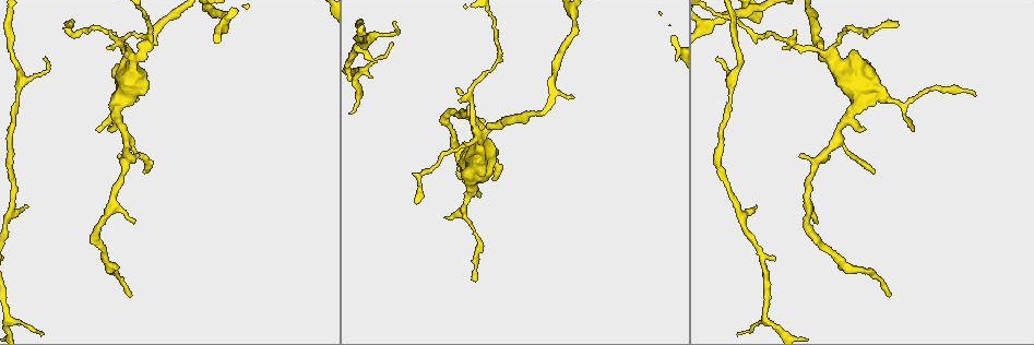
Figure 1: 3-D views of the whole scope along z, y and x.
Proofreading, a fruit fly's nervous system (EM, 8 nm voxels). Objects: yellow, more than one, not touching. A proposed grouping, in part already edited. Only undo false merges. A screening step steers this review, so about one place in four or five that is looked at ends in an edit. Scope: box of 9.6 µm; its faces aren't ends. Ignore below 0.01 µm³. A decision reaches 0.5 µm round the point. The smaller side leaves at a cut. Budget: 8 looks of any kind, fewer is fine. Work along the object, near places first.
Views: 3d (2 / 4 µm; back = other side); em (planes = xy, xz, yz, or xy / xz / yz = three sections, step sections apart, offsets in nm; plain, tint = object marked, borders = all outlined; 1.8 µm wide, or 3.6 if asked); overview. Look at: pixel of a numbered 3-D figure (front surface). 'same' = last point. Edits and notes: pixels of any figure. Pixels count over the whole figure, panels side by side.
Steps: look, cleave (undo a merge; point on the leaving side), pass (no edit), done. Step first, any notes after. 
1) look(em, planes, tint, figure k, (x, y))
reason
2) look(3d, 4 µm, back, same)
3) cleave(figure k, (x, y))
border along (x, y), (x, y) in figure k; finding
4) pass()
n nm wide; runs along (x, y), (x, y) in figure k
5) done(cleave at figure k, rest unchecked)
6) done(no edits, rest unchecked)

look(em, planes, plain, figure 1, (717, 19))
sharp bend

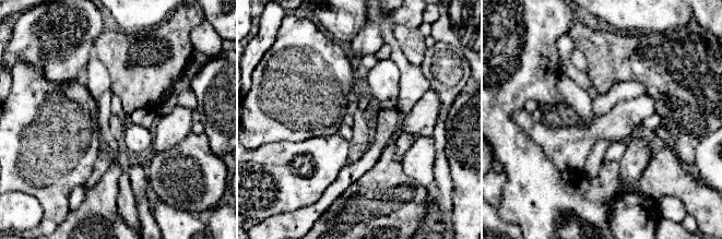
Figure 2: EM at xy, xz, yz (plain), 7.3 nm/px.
look(em, planes, tint, same)
with the object marked

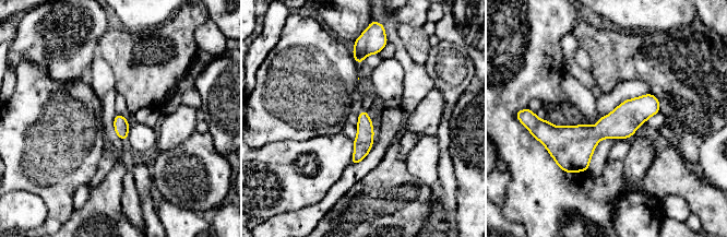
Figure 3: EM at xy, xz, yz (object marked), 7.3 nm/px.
pass()
120 nm wide; runs along (656, 102), (594, 134), (543, 126) in figure 3; one neuron here

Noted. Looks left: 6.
look(3d, 4 µm, figure 1, (902, 103))
arms part here

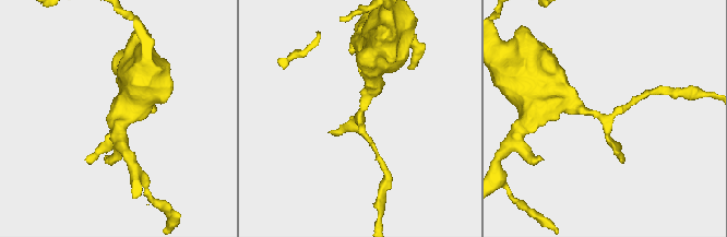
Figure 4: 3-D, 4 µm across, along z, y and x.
look(em, planes, tint, figure 4, (604, 117))

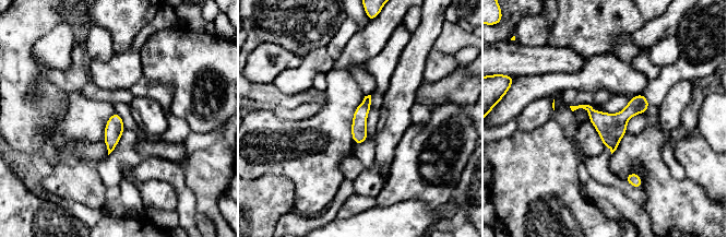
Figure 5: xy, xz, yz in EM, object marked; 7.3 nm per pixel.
pass()
120 nm wide; runs along (368, 98), (360, 114), (357, 141) in figure 5; all the same neuron

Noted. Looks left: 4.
look(em, 3.6 µm, planes, tint, figure 1, (481, 133))
thin arm on a thick one

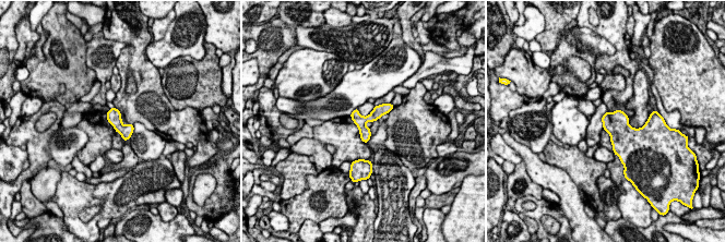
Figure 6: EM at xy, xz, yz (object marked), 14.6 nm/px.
pass()
190 nm wide; continuous, no second neuron

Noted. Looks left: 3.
done(no edits, rest unchecked)

